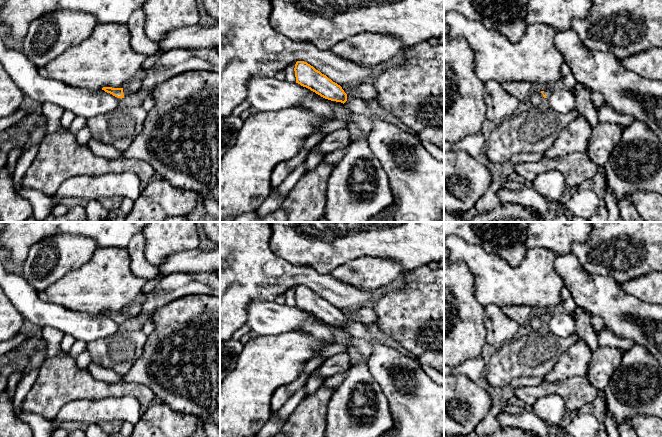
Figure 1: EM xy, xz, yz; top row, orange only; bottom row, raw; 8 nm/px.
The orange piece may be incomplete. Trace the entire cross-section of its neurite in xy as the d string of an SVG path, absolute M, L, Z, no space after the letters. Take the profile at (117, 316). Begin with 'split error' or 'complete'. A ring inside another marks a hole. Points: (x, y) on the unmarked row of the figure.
complete | M103 311L102 314L104 314L107 317L112 318L113 320L117 322L124 322L123 319L123 312L112 312L112 311Z

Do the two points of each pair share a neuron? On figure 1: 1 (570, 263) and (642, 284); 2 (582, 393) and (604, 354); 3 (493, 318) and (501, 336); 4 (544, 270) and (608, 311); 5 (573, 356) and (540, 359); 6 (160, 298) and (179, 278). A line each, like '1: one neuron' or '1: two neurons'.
1: two neurons
2: two neurons
3: one neuron
4: two neurons
5: two neurons
6: one neuron

